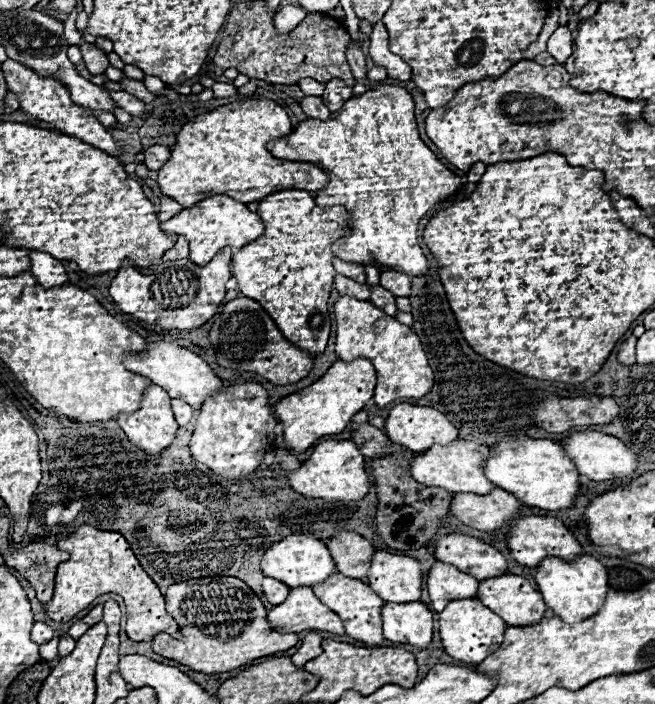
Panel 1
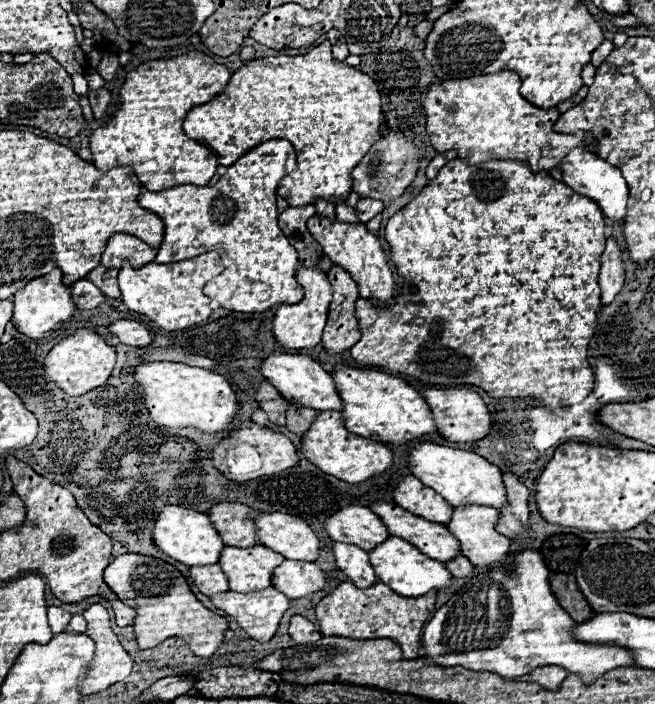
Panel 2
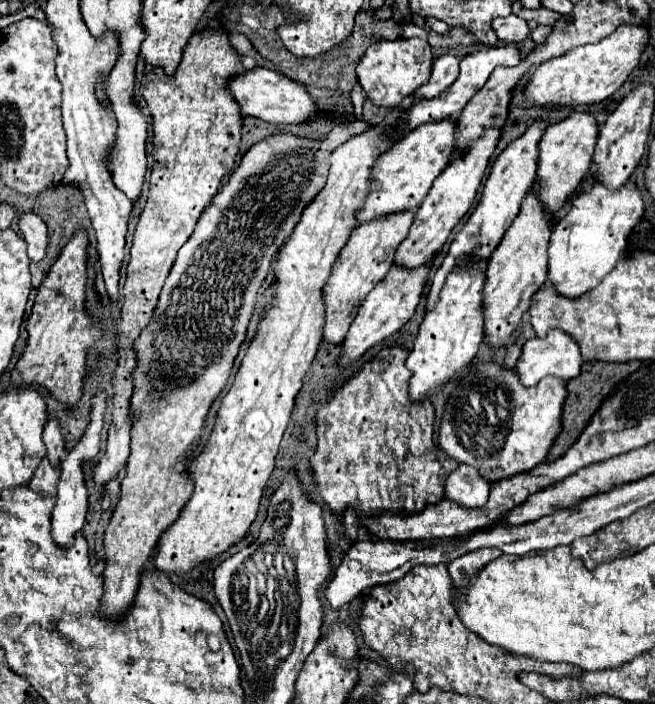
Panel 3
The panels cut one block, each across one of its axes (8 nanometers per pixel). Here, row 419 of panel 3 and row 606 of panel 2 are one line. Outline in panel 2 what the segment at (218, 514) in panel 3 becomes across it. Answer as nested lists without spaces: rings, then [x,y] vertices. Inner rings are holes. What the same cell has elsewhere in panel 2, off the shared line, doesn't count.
[[[272,586],[250,594],[222,592],[212,596],[212,602],[216,608],[232,616],[248,632],[250,638],[260,642],[268,642],[276,634],[280,618],[290,606],[290,598]]]

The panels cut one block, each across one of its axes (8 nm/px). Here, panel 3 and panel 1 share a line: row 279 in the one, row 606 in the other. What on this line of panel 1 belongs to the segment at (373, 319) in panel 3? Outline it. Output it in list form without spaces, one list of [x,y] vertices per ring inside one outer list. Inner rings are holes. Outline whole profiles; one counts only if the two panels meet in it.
[[[384,604],[382,628],[390,642],[428,648],[434,634],[434,618],[426,604]]]

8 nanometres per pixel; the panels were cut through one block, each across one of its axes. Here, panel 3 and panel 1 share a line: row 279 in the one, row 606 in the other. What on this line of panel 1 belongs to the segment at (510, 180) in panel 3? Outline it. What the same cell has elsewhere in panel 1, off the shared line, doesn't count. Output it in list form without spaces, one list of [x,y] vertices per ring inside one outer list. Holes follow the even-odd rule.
[[[436,562],[428,572],[426,588],[428,588],[434,610],[442,612],[446,604],[452,600],[476,598],[478,580],[466,572],[460,572],[450,564]]]

